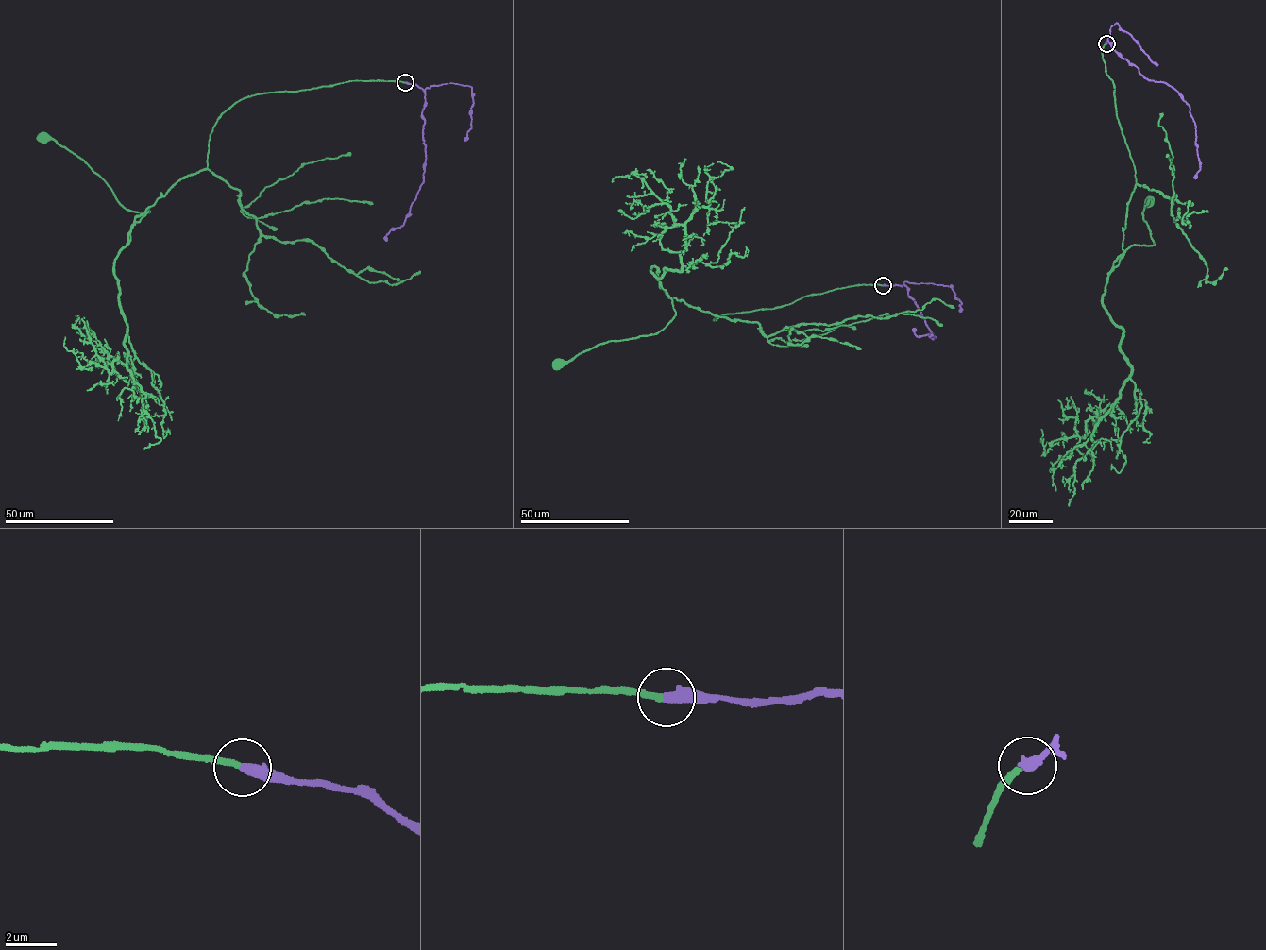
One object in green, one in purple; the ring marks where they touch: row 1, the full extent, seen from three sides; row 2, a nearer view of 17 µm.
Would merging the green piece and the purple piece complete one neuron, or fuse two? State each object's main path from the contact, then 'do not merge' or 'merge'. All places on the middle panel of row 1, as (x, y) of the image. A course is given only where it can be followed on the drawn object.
course green (883, 285), (714, 320), (660, 284), (675, 313), (662, 330), (558, 364); course purple (883, 285), (904, 284), (935, 338), (930, 337), (930, 334), (917, 336), (915, 329); merge

